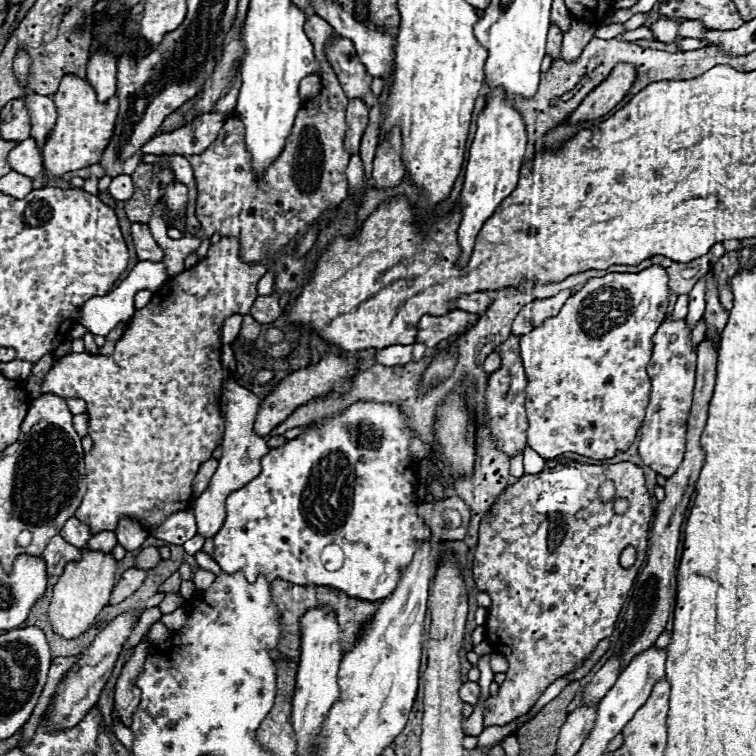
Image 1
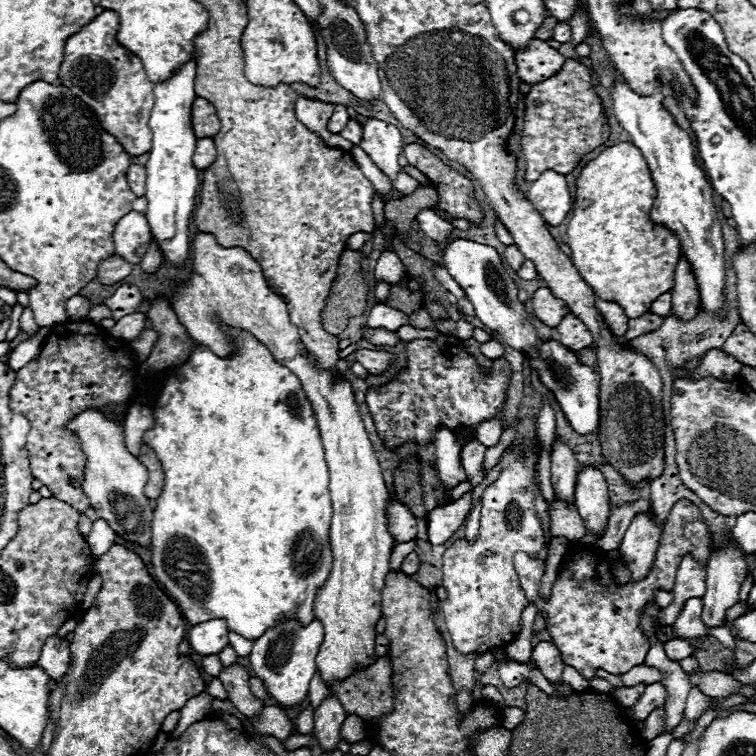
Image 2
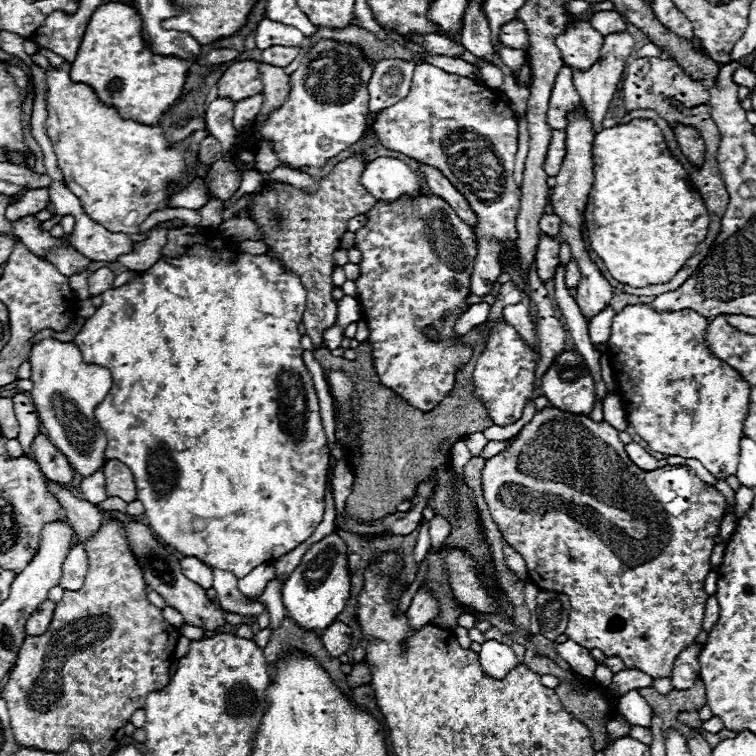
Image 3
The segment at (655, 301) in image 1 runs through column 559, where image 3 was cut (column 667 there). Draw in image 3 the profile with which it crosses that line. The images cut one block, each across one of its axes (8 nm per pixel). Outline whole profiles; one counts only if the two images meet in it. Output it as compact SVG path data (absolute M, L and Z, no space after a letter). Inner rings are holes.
M648 304L628 306L612 320L610 362L614 374L618 374L616 382L622 400L628 404L628 422L638 432L638 436L642 436L642 440L646 440L654 452L694 458L702 462L702 466L716 478L726 480L728 476L736 474L740 462L740 436L748 416L750 388L734 368L712 356L706 344L702 344L706 326L708 318L692 310L656 314Z

